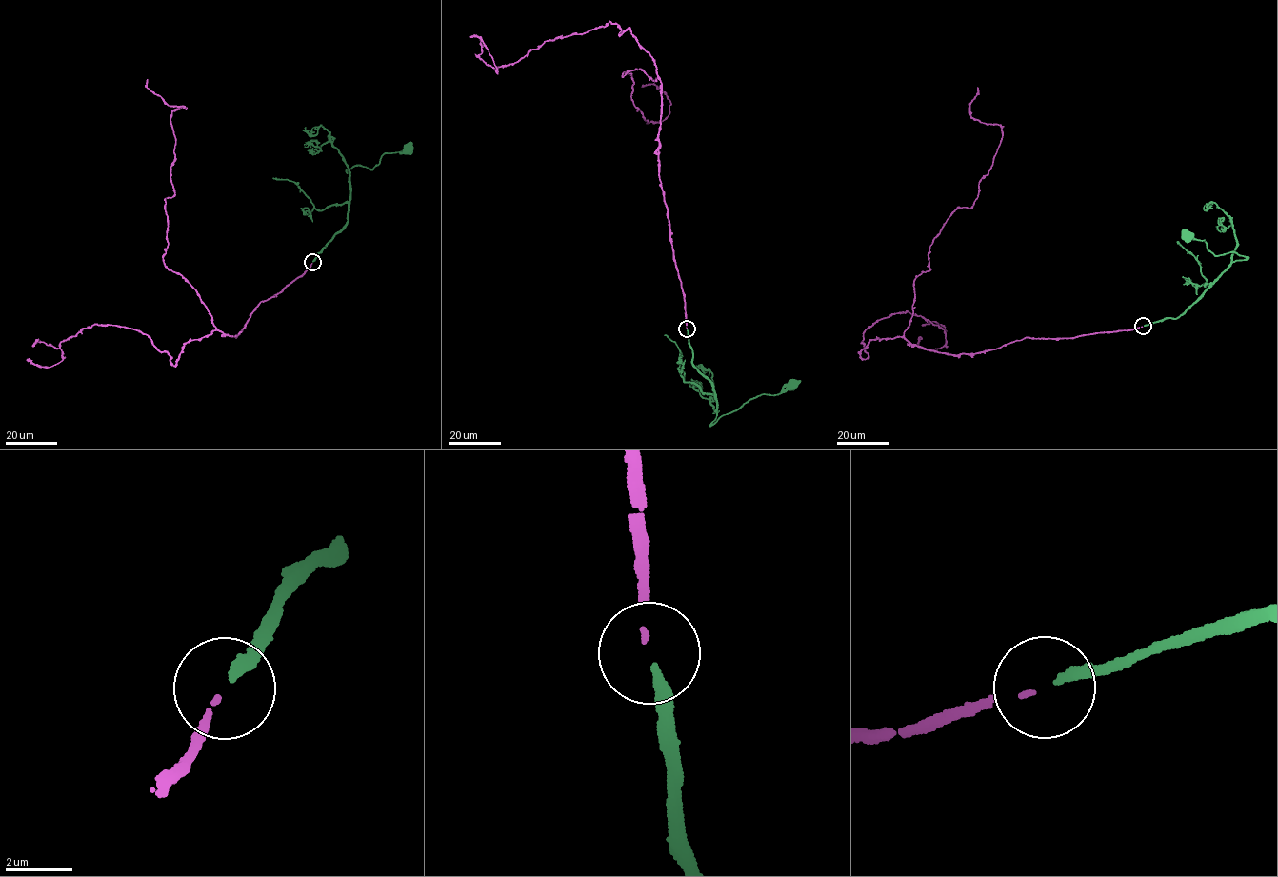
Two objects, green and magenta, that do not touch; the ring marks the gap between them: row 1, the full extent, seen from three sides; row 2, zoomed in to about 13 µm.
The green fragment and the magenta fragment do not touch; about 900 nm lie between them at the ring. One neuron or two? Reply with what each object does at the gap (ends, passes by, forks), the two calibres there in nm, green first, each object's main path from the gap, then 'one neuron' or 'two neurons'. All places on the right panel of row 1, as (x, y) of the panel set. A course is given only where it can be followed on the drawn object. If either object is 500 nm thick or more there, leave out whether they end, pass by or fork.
green ends | magenta ends | 280/120 nm | green via (1144, 326), (1177, 319), (1233, 262), (1246, 258), (1233, 251), (1216, 255), (1204, 240), (1187, 236) | magenta via (1143, 327), (956, 355), (907, 341), (932, 239), (972, 207), (1002, 136), (969, 114), (977, 87) | one neuron

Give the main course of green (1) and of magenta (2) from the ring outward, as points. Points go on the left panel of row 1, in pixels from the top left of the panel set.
1: (313, 262), (347, 222), (351, 195), (349, 169), (355, 165), (371, 169), (386, 152), (407, 149)
2: (311, 263), (237, 335), (217, 329), (163, 258), (171, 112), (186, 107), (147, 79)

